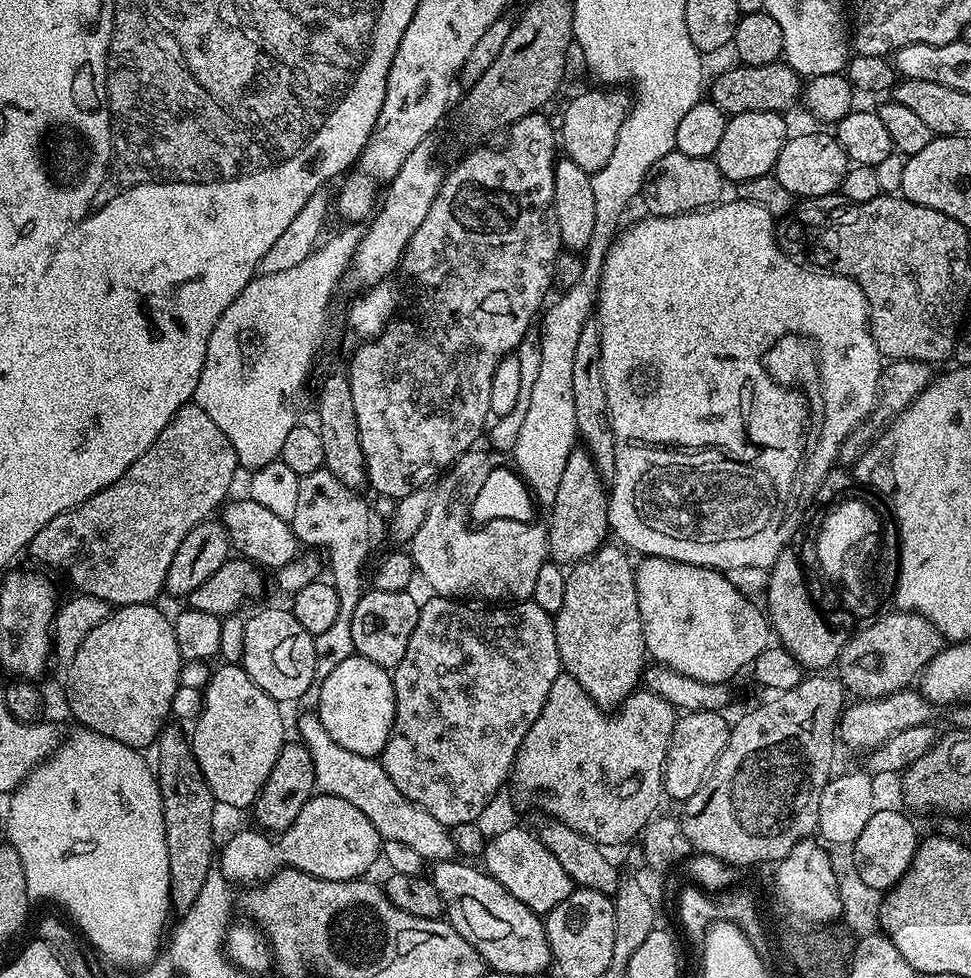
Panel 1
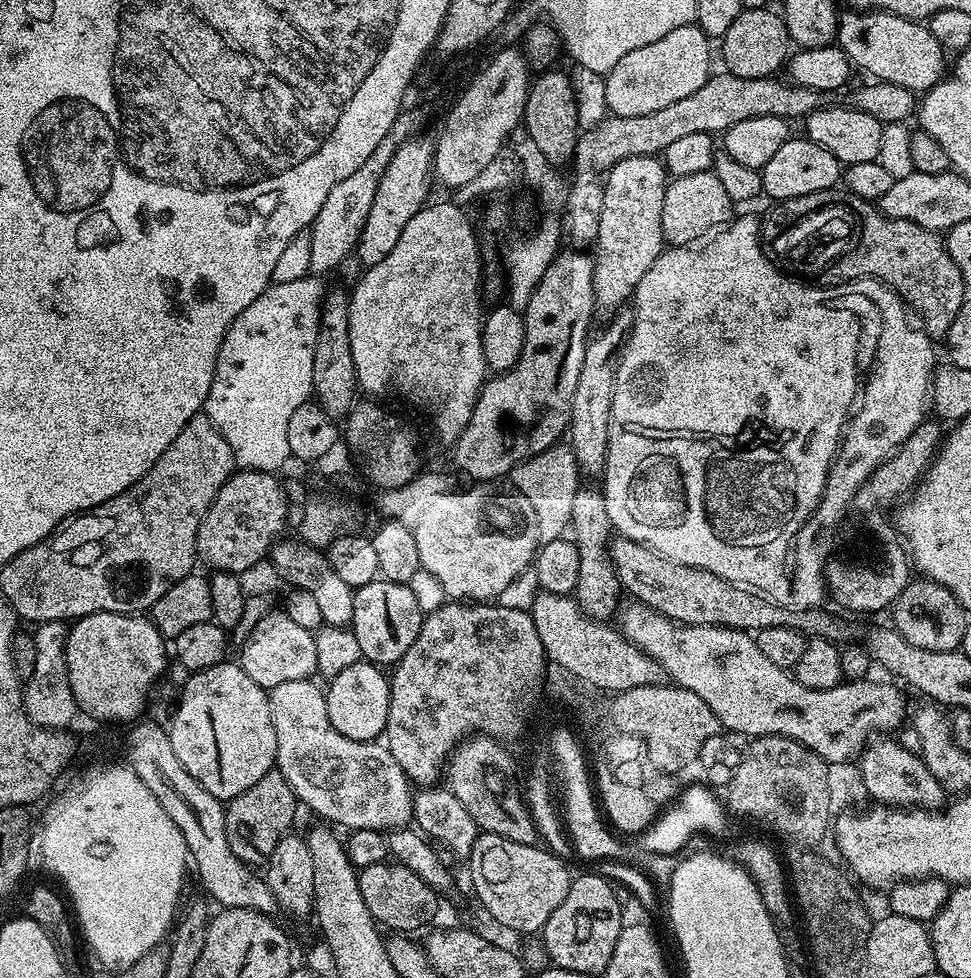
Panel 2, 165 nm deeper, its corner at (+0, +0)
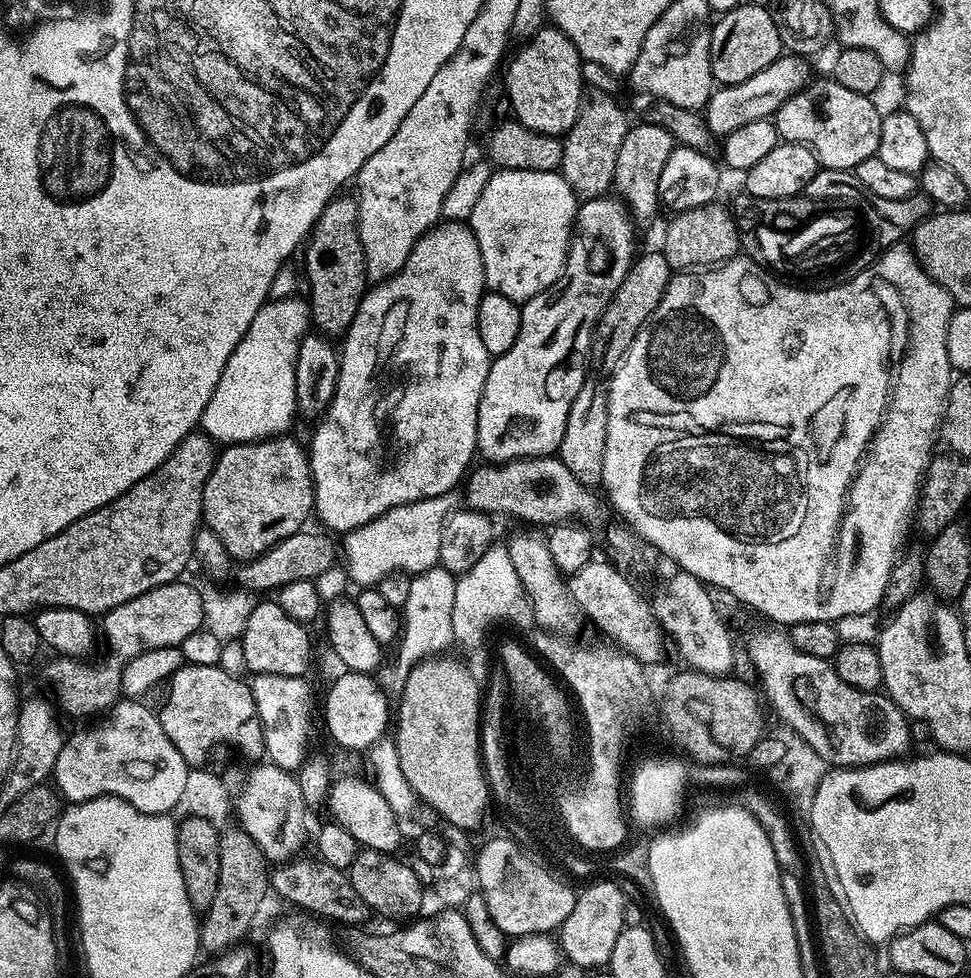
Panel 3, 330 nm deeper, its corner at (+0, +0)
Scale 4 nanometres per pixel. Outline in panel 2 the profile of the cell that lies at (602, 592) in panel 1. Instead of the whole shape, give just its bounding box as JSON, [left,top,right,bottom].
[570,486,622,621]

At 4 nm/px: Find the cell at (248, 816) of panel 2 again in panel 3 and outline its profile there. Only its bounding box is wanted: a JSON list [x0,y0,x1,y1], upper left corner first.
[199,826,270,954]

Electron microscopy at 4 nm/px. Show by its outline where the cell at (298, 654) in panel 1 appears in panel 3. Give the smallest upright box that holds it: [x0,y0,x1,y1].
[240,598,314,676]

